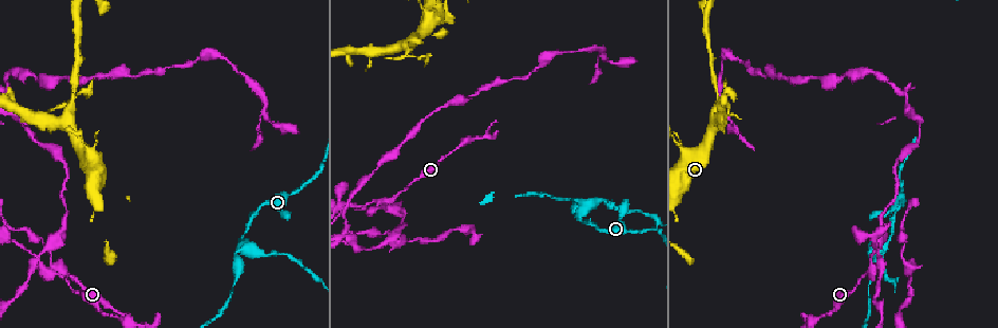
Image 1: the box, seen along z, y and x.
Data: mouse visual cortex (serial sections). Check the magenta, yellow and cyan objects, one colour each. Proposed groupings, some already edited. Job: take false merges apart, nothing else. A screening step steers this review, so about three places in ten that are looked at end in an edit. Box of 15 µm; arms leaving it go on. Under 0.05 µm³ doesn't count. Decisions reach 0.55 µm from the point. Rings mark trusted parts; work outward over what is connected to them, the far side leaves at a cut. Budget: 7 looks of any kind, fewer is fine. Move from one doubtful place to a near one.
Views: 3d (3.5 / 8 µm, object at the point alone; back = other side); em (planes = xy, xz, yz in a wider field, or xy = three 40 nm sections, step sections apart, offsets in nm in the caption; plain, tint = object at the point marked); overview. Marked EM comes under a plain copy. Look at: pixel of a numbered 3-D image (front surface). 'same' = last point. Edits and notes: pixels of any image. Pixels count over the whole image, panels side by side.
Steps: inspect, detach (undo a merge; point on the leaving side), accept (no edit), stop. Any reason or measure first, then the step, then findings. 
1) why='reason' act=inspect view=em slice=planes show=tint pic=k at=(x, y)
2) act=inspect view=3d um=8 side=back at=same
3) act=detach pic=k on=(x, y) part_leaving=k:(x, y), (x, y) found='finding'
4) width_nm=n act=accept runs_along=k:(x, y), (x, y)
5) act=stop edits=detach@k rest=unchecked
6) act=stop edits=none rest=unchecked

why='calibre changes' act=inspect view=em slice=xy step=1 show=tint pic=1 at=(871, 266)

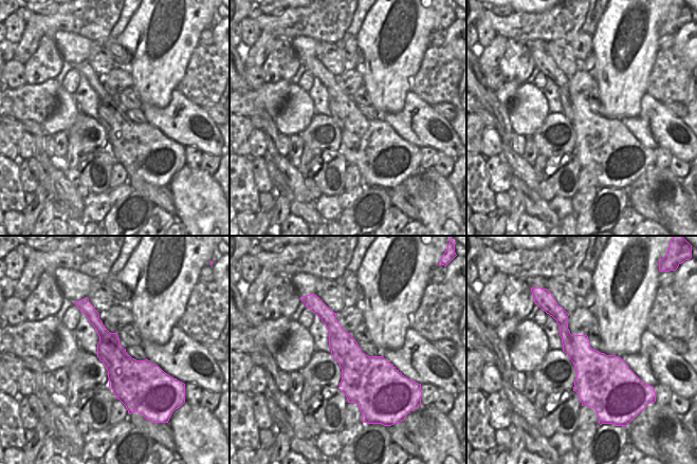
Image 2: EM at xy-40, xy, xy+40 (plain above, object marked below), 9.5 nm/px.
why='see where the arms go' act=inspect view=3d um=3.5 at=same

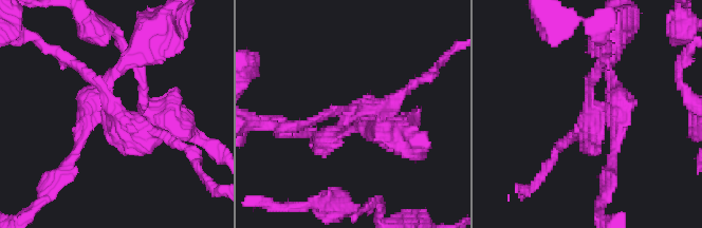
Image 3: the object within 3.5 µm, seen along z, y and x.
width_nm=400 act=detach pic=3 on=(619, 141) part_leaving=3:(339, 127), (333, 134), (353, 129), (399, 134) found='two cells meet here'

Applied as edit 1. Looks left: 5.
why='see it whole again' act=inspect view=overview

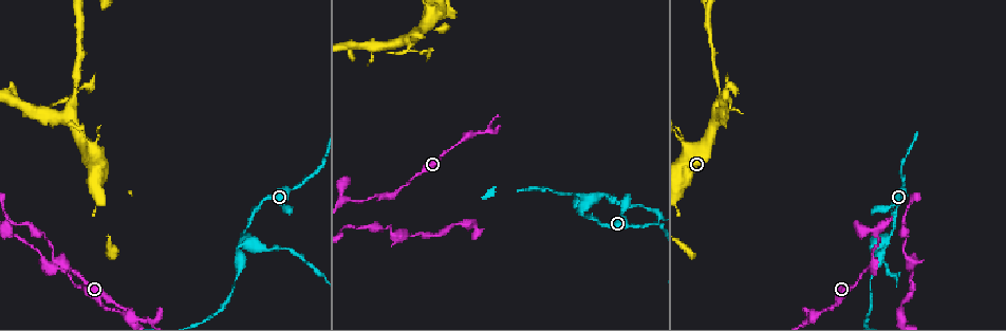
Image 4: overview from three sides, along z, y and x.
why='thick turns thin' act=inspect view=3d um=8 pic=4 at=(431, 9)

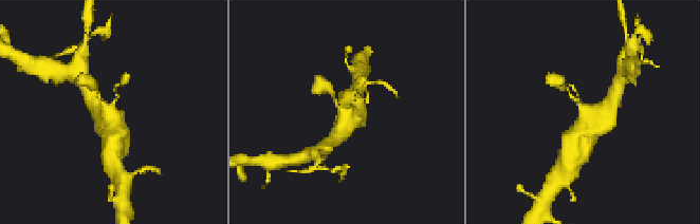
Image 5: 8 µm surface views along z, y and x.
arms=3 arm_widths_nm=100,150,500 act=inspect view=em slice=xy step=3 show=tint pic=5 at=(350, 114)

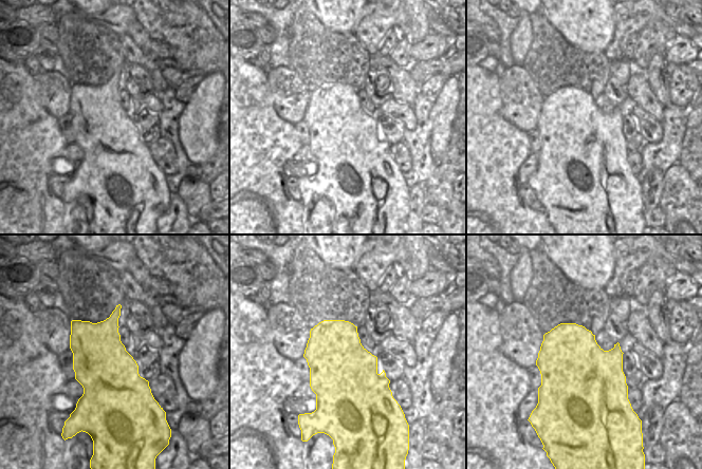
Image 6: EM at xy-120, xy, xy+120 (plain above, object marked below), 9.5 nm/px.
width_nm=650 act=accept runs_along=5:(597, 130), (575, 90), (566, 84) found='all the same cell'

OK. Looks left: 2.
why='thick turns thin' act=inspect view=em slice=xy step=5 show=tint pic=4 at=(73, 97)

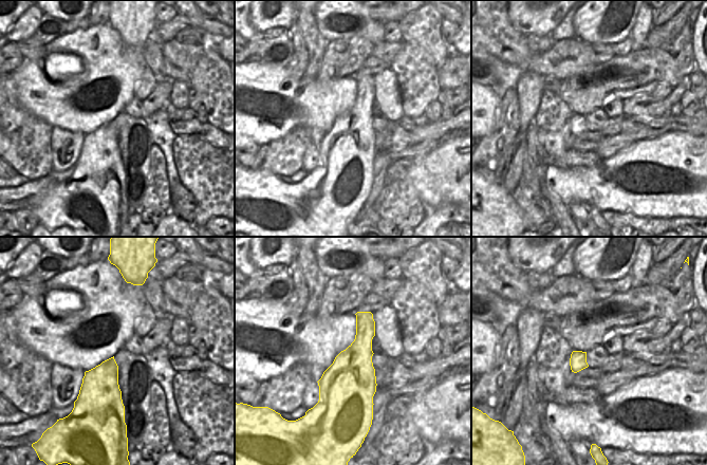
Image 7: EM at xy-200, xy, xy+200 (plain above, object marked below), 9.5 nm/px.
why='see where the arms go' act=inspect view=3d um=3.5 at=same

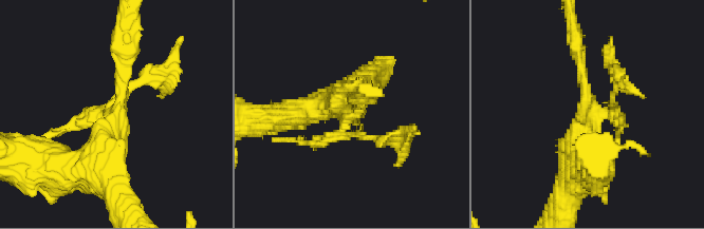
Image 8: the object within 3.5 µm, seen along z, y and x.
width_nm=480 act=detach pic=8 on=(300, 140) part_leaving=8:(345, 133), (373, 138), (412, 133) found='a second cell is stuck on'

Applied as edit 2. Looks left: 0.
act=stop edits=detach@3,detach@8 rest=unchecked

